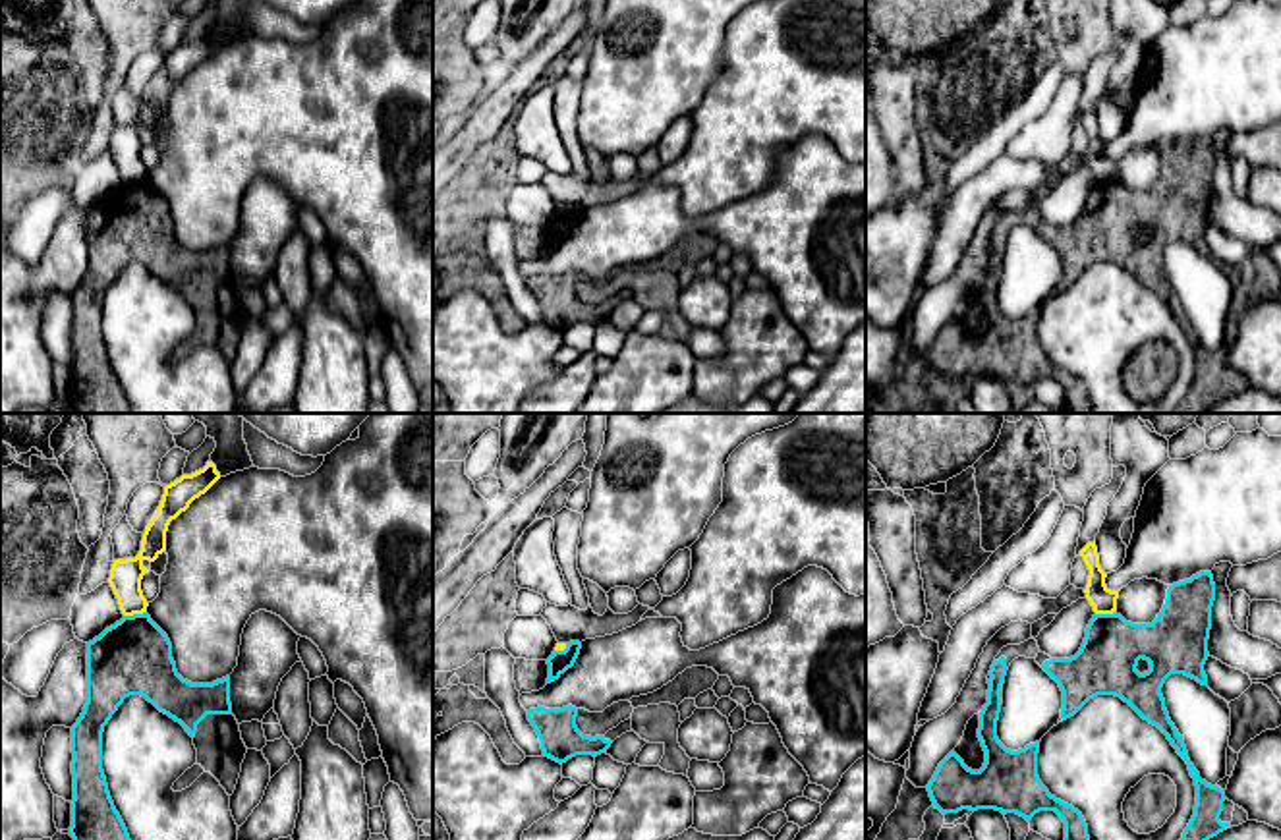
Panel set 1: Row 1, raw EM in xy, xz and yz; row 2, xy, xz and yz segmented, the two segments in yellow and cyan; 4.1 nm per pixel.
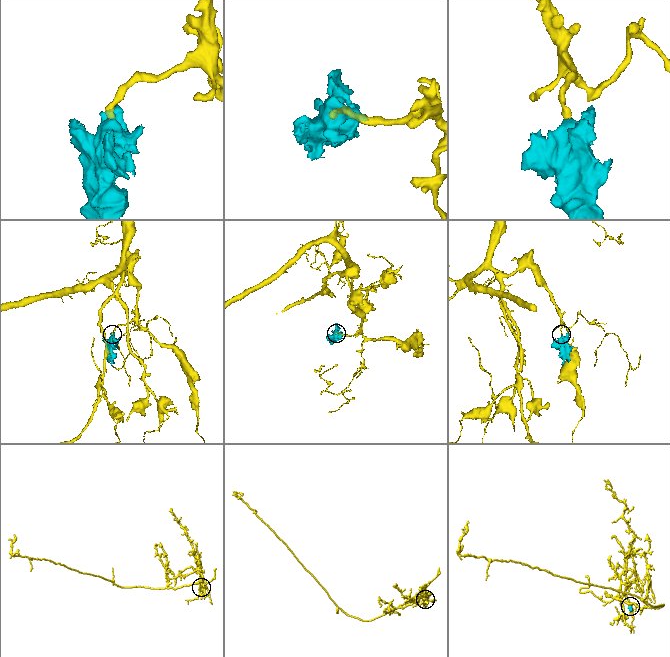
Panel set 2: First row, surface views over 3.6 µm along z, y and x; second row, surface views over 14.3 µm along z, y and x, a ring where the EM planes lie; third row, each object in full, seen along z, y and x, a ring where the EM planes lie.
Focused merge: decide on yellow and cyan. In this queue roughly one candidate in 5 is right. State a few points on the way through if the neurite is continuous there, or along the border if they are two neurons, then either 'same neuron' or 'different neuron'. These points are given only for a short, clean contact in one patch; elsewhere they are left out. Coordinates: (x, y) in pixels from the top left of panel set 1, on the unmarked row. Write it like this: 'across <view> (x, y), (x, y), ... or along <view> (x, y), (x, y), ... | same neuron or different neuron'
along xy (145, 178), (124, 184) | different neuron

